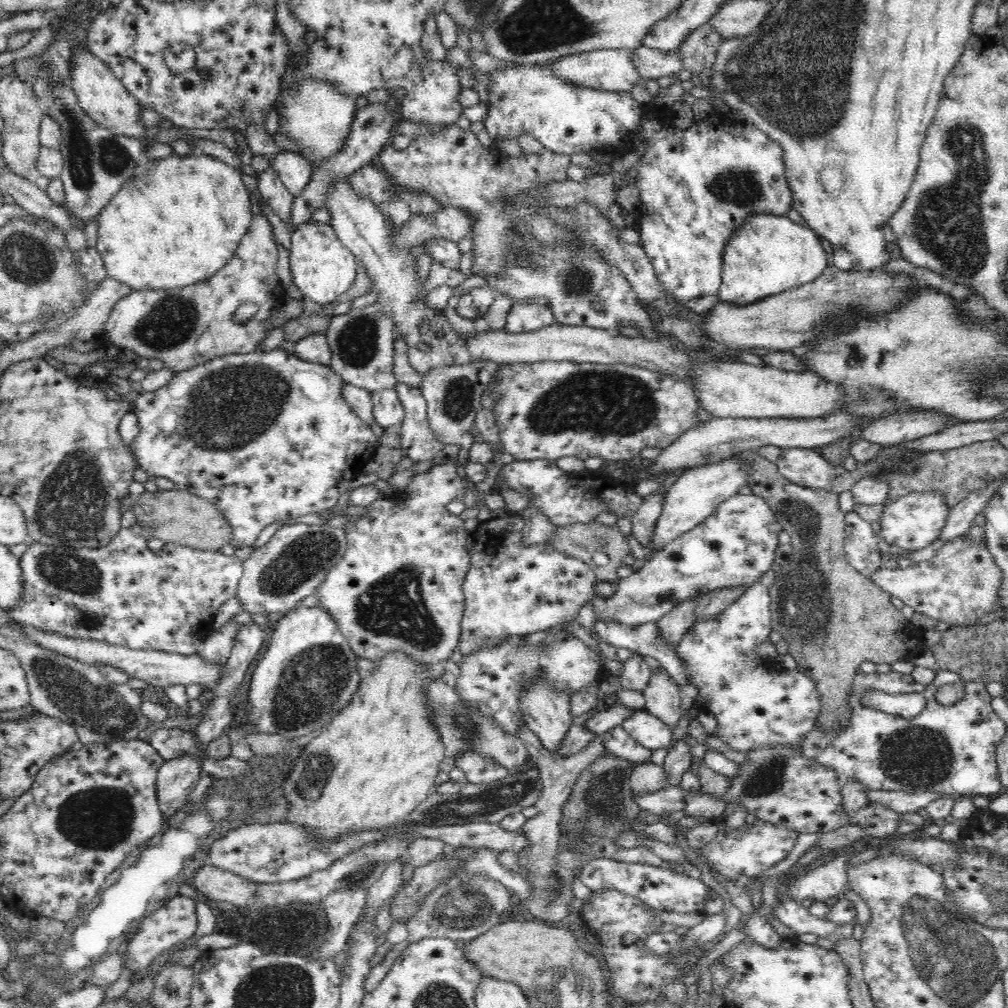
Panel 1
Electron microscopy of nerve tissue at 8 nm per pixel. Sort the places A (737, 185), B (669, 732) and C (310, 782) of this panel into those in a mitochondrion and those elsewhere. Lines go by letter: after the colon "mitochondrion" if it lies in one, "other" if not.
A: mitochondrion
B: other
C: mitochondrion

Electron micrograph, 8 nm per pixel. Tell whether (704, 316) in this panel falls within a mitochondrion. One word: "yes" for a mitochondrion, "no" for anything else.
no

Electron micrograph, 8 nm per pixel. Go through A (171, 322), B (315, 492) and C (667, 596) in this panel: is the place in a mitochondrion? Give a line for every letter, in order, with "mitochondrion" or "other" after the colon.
A: mitochondrion
B: other
C: mitochondrion

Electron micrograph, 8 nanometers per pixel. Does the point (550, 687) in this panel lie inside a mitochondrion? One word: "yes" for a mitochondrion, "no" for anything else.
no

